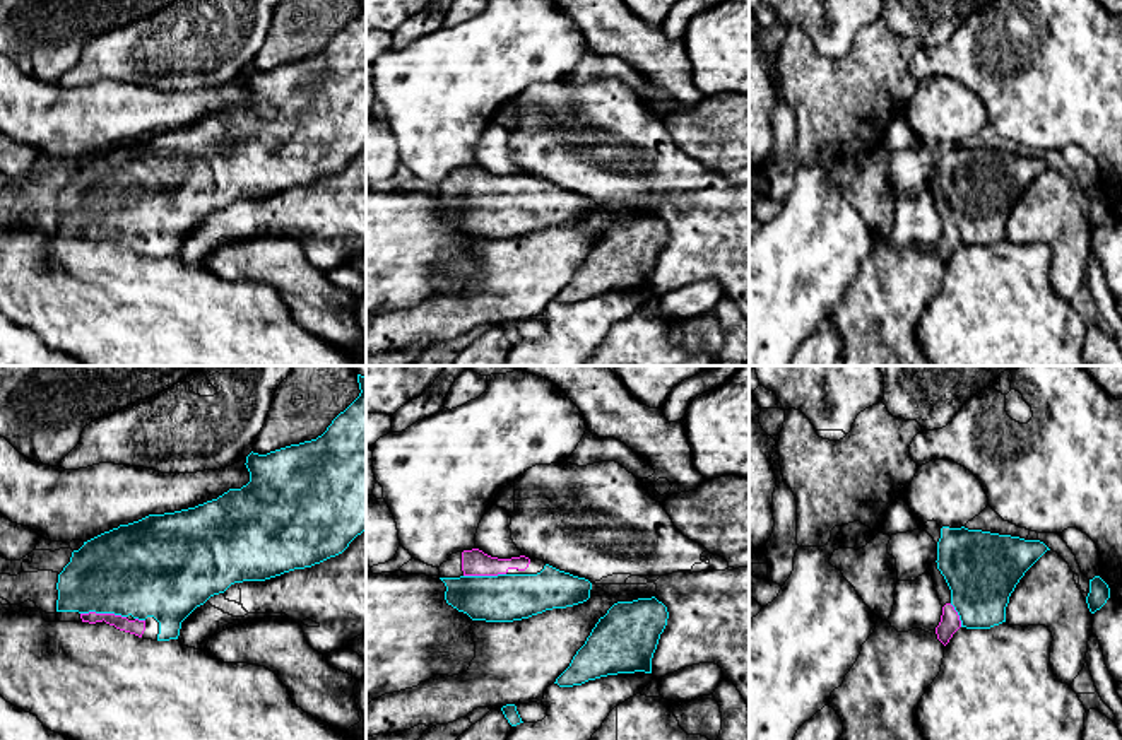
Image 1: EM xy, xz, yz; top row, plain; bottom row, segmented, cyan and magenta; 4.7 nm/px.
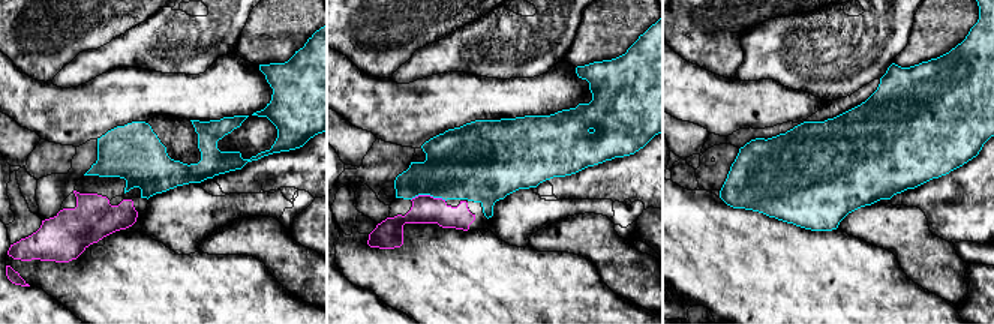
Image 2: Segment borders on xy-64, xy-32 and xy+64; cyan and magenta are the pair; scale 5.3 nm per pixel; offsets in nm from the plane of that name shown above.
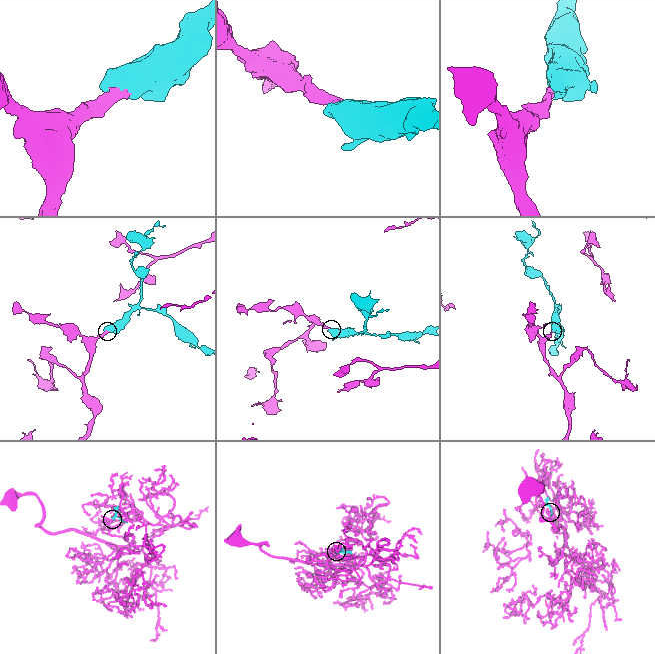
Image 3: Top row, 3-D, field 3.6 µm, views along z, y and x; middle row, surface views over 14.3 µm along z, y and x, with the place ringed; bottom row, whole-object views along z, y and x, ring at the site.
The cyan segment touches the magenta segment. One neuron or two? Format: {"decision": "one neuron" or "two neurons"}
{"decision": "one neuron"}

